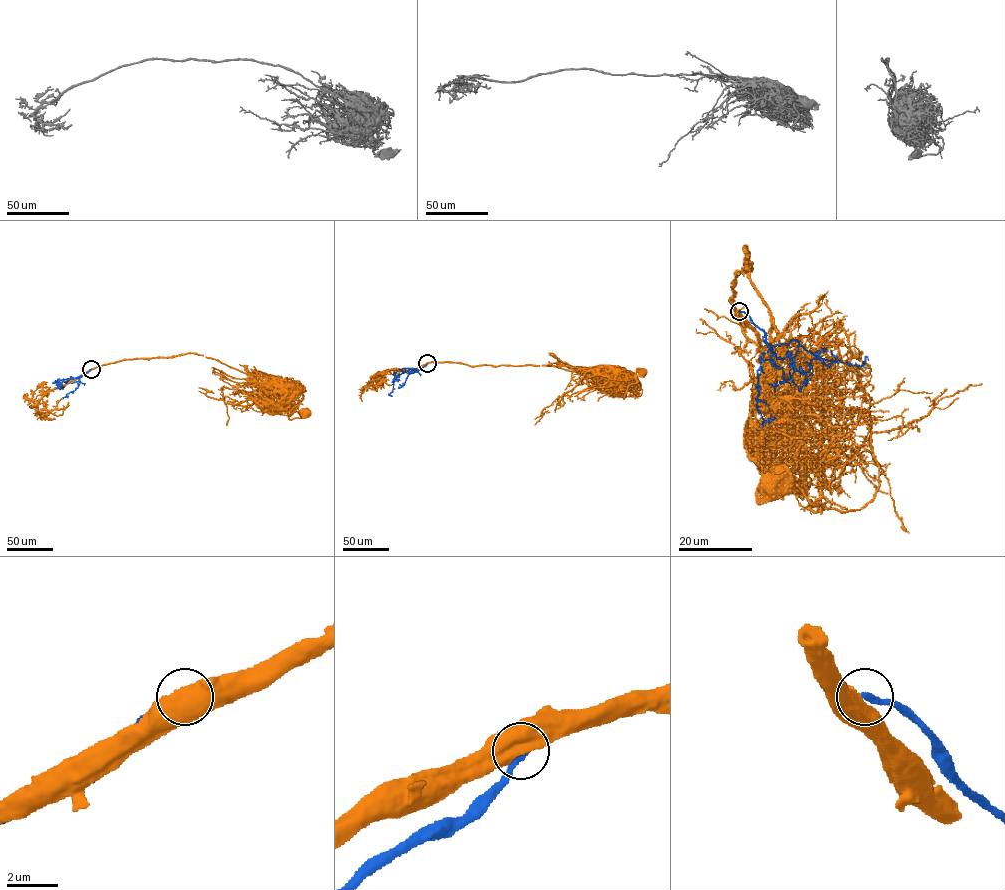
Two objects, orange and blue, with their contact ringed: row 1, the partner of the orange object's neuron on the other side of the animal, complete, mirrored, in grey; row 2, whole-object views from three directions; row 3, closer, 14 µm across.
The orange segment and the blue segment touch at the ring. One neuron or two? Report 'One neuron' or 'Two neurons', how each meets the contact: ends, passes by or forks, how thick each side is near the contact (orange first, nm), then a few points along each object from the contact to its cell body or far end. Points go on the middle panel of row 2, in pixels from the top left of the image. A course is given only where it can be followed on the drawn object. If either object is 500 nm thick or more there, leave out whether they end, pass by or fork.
Two neurons. Thickness 750 nm (orange) against 260 nm. Course of orange: (427, 363), (554, 366), (613, 375), (621, 379), (615, 384), (615, 394), (624, 399), (643, 371). Course of blue: (427, 363), (419, 370), (399, 374), (393, 381), (393, 389), (388, 394), (392, 396)

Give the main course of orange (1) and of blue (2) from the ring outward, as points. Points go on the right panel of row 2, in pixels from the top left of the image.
1: (739, 311), (746, 248), (777, 335), (784, 445), (812, 448), (862, 410), (878, 466), (861, 508), (768, 484)
2: (739, 311), (765, 333), (762, 340), (778, 358), (788, 357), (802, 373), (813, 359), (861, 365), (868, 359)

